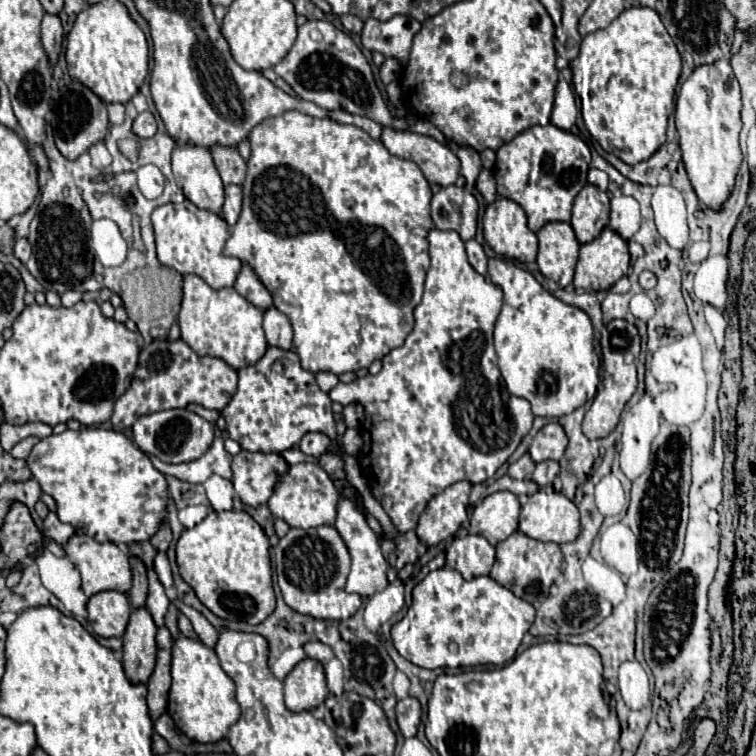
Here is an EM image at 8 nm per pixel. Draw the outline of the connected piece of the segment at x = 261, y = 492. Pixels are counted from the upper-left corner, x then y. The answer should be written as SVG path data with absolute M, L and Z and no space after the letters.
M242 450L232 460L234 490L248 506L266 504L274 492L278 476L284 474L286 468L288 464L278 454Z

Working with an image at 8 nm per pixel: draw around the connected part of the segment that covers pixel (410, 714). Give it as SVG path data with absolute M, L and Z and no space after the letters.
M414 696L398 700L398 704L396 704L396 720L398 720L398 728L404 734L404 738L416 736L420 718L422 718L422 708L420 708L420 702Z

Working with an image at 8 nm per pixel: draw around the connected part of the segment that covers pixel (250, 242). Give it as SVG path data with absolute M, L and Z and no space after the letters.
M290 110L290 112L284 112L280 116L260 122L250 134L250 146L252 146L252 156L248 160L248 172L242 184L242 190L244 190L242 216L232 228L232 234L224 246L224 254L234 256L244 264L250 264L250 268L258 274L260 282L272 294L274 308L278 308L282 314L288 316L294 328L294 352L298 354L302 368L314 374L320 370L326 370L338 376L342 372L350 372L350 370L356 372L360 368L368 368L374 360L380 360L390 350L402 346L406 336L414 328L412 312L422 298L424 276L430 266L426 234L430 228L434 228L434 222L430 218L432 192L430 192L428 180L422 176L422 170L418 168L418 164L414 164L412 160L392 156L382 142L372 140L364 130L356 126L340 124L330 118L322 118L322 120L312 118L298 110Z

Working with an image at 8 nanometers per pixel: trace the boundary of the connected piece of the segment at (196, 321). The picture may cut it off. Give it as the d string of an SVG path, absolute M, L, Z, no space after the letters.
M188 274L184 278L184 298L178 314L178 326L182 340L198 356L216 356L234 370L256 364L268 348L262 332L262 316L264 312L242 298L234 288L212 290L200 276Z

